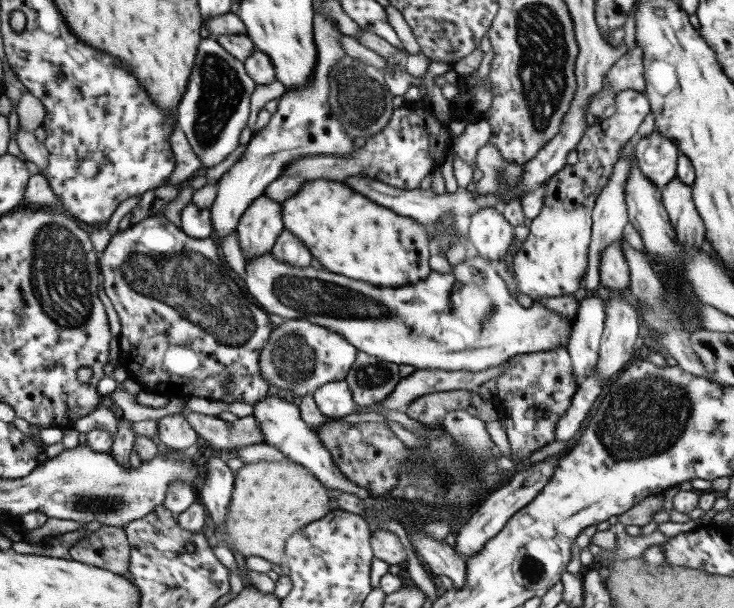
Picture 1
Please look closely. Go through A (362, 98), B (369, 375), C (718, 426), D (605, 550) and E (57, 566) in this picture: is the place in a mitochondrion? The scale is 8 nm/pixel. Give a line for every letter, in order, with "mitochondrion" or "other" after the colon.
A: mitochondrion
B: mitochondrion
C: mitochondrion
D: other
E: other

